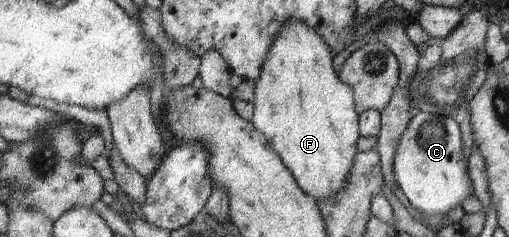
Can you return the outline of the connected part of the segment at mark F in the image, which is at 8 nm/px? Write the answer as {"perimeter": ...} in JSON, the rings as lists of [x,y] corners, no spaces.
{"perimeter":[[[288,19],[270,43],[253,95],[252,124],[274,147],[298,186],[316,202],[346,188],[360,136],[352,89],[334,71],[333,56],[314,28]]]}

